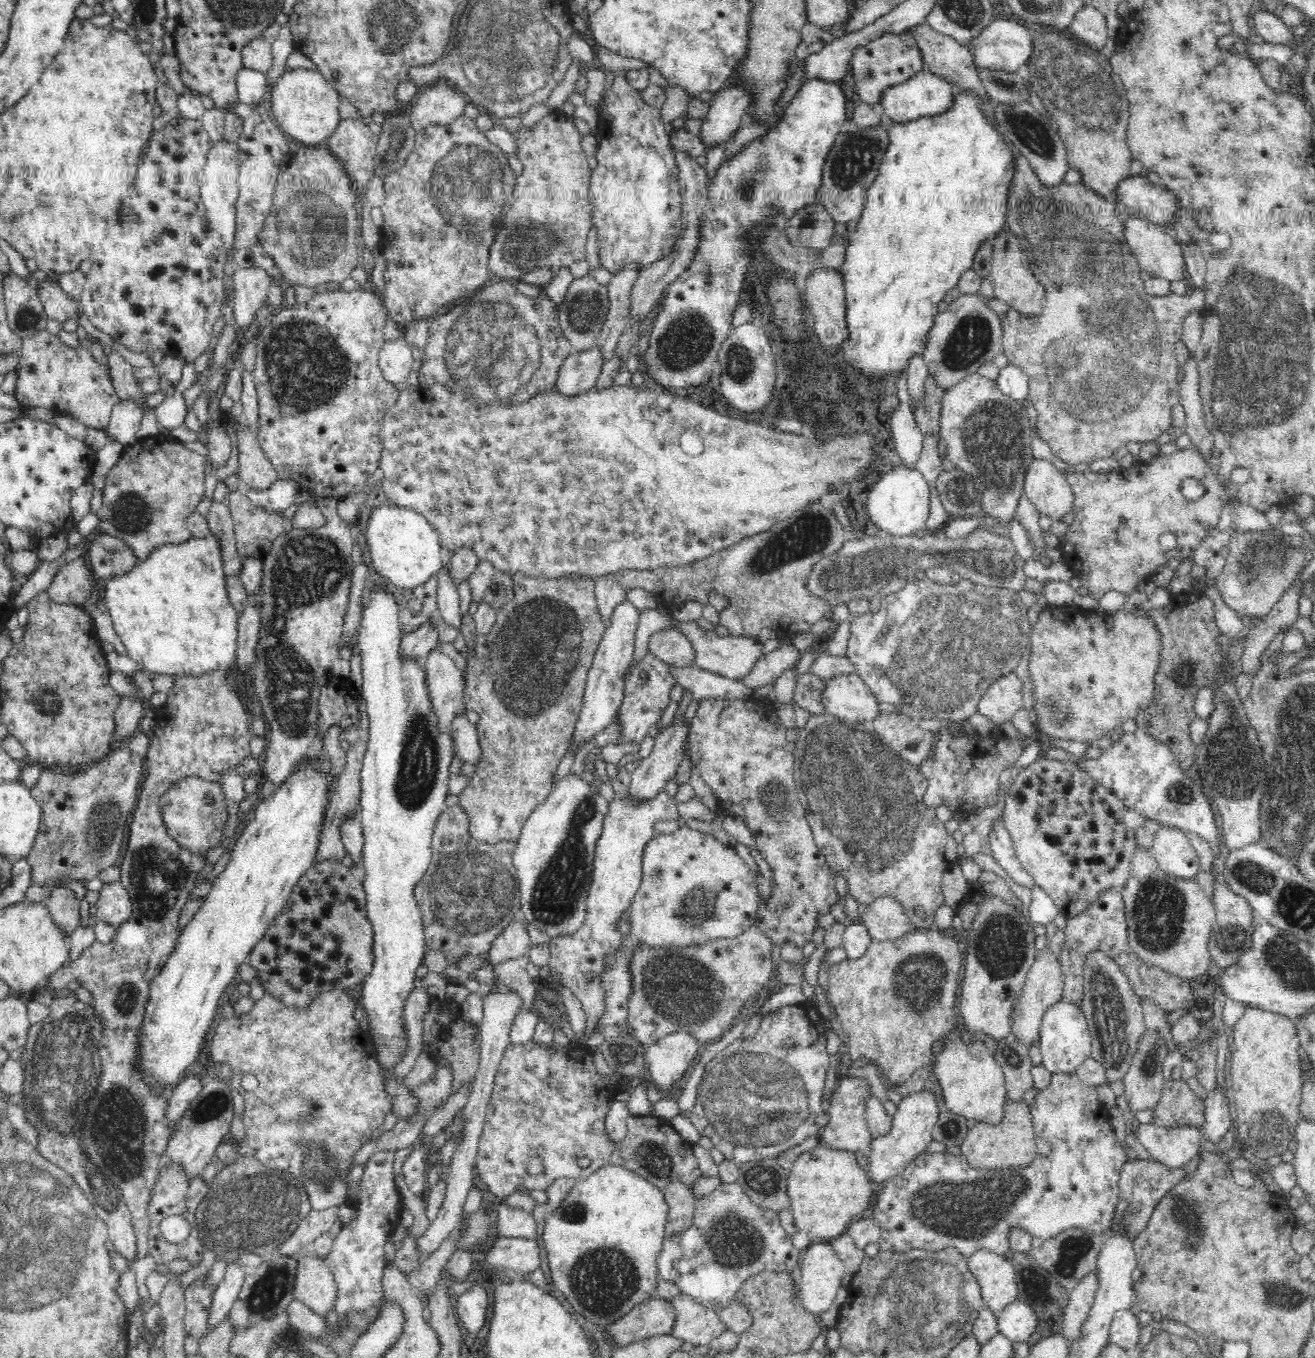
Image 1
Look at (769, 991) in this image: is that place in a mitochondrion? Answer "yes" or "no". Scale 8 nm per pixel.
no

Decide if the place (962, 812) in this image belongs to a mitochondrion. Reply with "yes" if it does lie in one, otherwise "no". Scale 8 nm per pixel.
no

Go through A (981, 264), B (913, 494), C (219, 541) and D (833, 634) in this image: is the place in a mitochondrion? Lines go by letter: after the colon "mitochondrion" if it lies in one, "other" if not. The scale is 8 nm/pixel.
A: other
B: other
C: other
D: other

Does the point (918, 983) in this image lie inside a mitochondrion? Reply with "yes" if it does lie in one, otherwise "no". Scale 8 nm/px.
yes

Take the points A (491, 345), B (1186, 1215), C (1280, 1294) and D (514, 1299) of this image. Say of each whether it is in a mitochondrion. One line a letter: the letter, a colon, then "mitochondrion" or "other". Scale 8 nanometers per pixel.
A: mitochondrion
B: mitochondrion
C: mitochondrion
D: other

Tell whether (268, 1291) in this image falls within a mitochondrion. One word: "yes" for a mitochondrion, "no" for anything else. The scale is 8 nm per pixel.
yes

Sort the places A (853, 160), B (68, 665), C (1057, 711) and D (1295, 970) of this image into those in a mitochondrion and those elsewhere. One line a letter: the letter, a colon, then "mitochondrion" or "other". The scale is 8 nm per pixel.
A: mitochondrion
B: other
C: mitochondrion
D: mitochondrion

